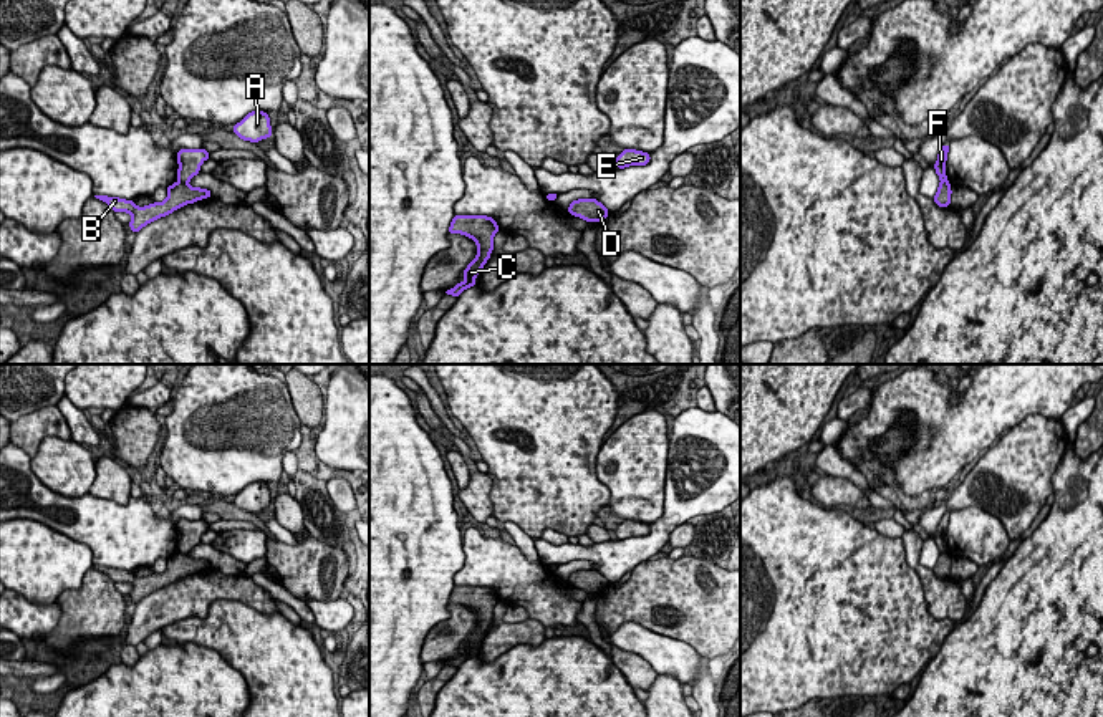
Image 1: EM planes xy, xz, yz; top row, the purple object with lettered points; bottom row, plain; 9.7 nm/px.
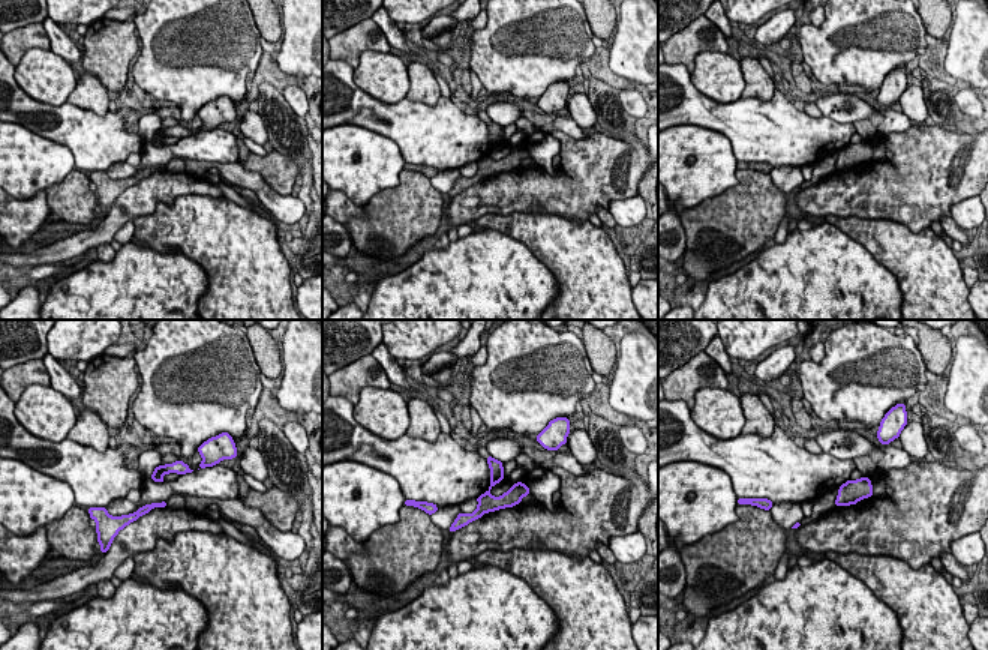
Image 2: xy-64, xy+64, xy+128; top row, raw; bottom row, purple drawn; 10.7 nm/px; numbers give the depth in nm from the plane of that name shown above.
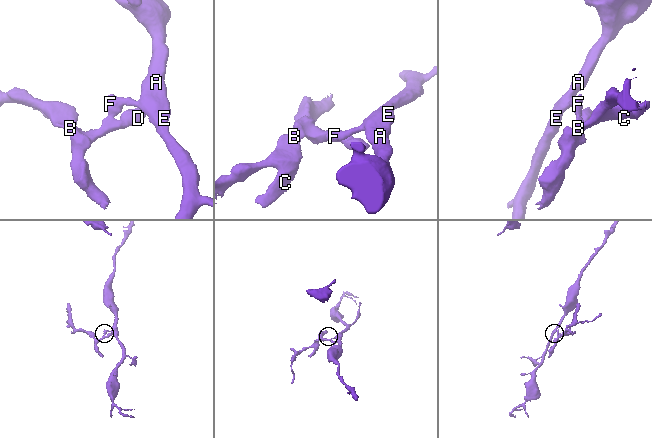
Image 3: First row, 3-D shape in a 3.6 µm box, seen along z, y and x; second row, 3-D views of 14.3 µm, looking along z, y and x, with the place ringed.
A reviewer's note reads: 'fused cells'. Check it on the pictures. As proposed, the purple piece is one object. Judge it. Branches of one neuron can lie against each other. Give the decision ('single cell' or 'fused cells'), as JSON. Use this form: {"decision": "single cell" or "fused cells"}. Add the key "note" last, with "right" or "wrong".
{"decision": "fused cells", "note": "right"}

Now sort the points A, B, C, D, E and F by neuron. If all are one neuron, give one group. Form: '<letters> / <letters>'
A E F / B C D

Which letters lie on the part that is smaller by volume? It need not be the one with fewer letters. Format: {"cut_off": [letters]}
{"cut_off": ["B", "C", "D"]}

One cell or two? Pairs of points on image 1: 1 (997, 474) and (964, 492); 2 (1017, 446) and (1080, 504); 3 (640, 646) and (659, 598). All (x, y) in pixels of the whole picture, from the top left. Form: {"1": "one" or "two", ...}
{"1": "one", "2": "two", "3": "two"}

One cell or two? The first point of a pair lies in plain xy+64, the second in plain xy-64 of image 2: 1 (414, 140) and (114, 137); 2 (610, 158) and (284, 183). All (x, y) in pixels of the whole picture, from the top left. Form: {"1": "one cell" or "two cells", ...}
{"1": "one cell", "2": "one cell"}

